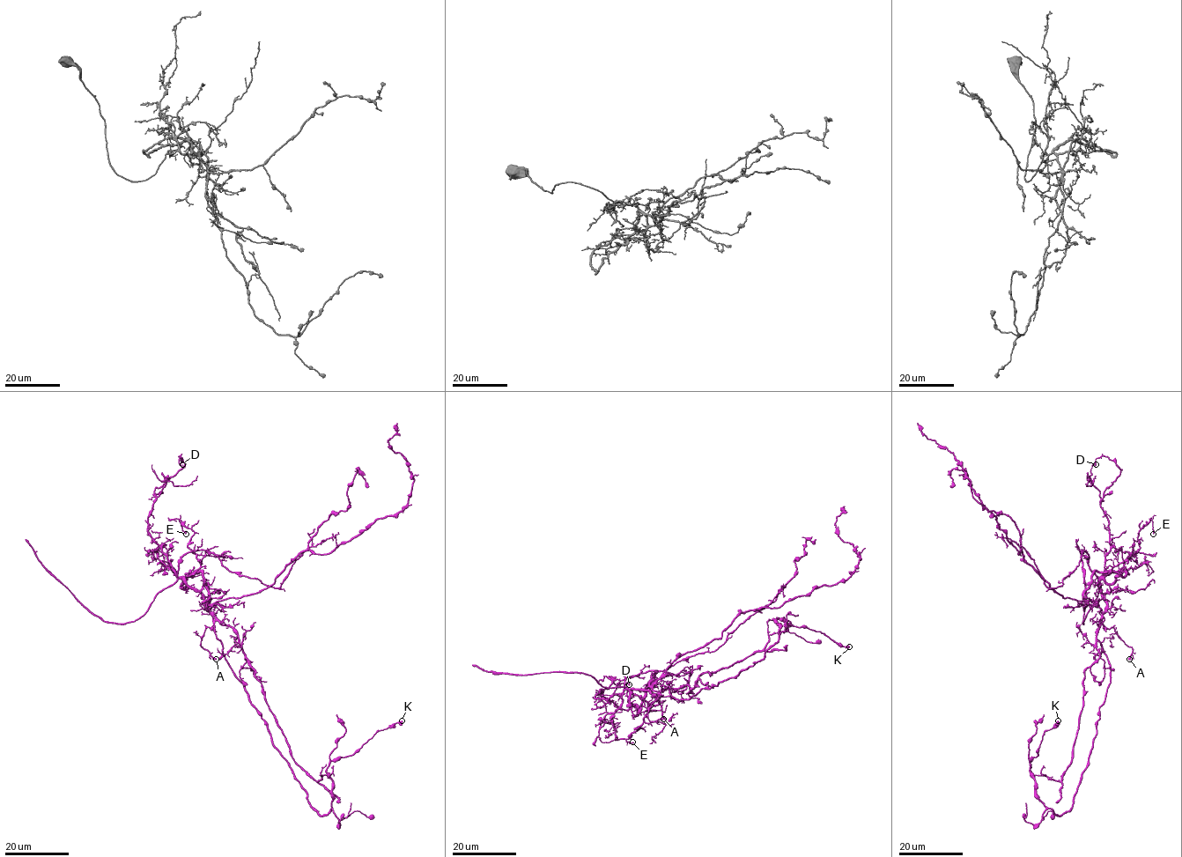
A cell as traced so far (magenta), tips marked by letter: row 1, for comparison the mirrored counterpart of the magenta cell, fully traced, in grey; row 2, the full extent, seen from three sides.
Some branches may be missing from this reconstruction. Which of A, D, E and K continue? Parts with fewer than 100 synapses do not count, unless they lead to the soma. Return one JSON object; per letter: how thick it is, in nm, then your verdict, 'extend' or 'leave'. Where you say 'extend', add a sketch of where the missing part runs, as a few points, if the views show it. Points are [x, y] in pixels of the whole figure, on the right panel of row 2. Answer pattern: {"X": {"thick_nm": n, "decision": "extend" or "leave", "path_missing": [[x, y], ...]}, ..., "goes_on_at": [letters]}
{"A": {"thick_nm": 460, "decision": "leave"}, "D": {"thick_nm": 120, "decision": "leave"}, "E": {"thick_nm": 140, "decision": "leave"}, "K": {"thick_nm": 500, "decision": "leave"}, "goes_on_at": []}

